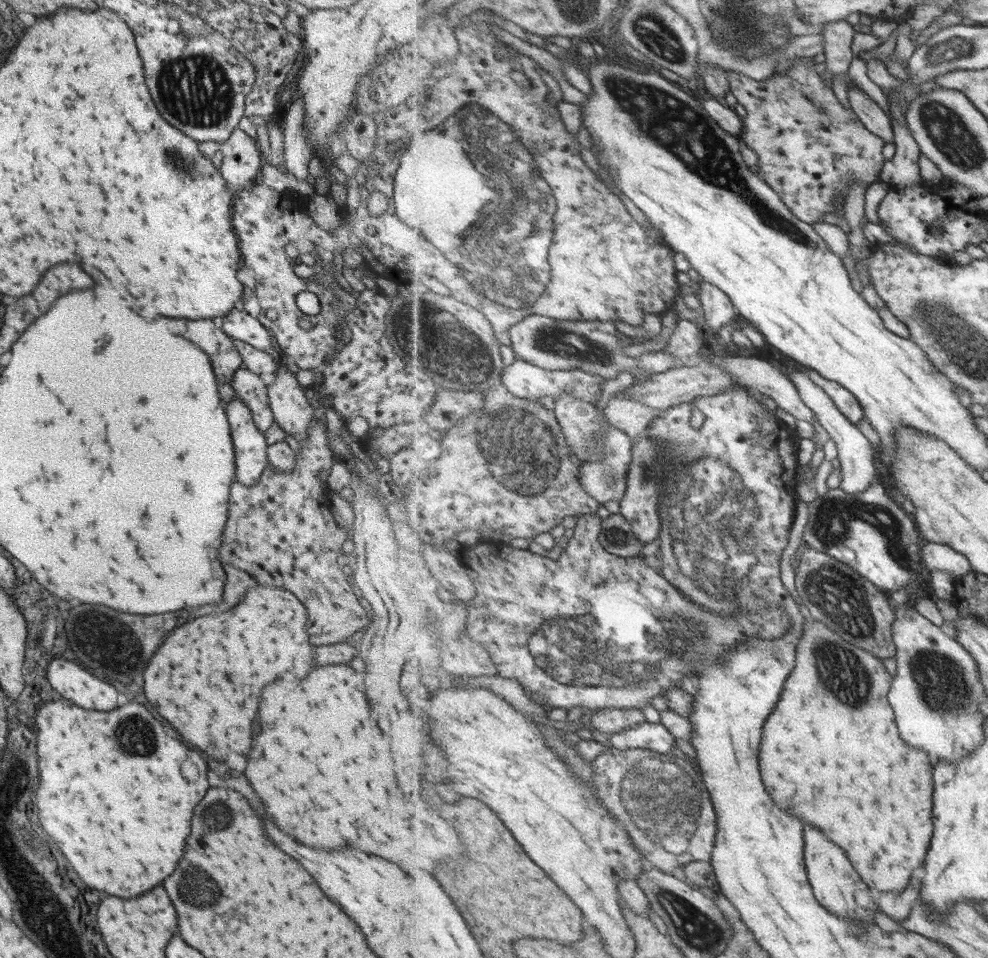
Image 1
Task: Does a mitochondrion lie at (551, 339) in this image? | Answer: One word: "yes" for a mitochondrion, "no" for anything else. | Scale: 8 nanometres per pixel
yes

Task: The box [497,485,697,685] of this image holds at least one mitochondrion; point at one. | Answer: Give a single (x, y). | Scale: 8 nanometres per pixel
(616, 537)

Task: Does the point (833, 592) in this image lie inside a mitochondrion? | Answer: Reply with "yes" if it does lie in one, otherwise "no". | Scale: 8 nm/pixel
yes

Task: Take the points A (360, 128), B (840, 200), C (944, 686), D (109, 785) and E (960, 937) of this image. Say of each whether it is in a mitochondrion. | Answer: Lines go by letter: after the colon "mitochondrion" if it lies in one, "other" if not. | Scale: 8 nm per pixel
A: other
B: other
C: mitochondrion
D: other
E: other

